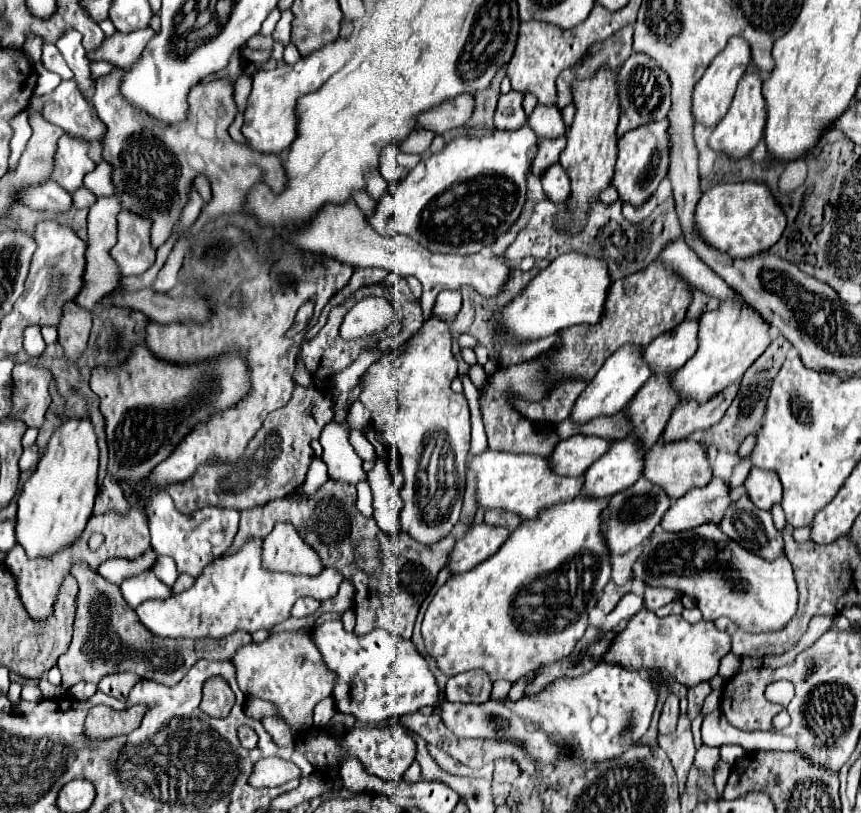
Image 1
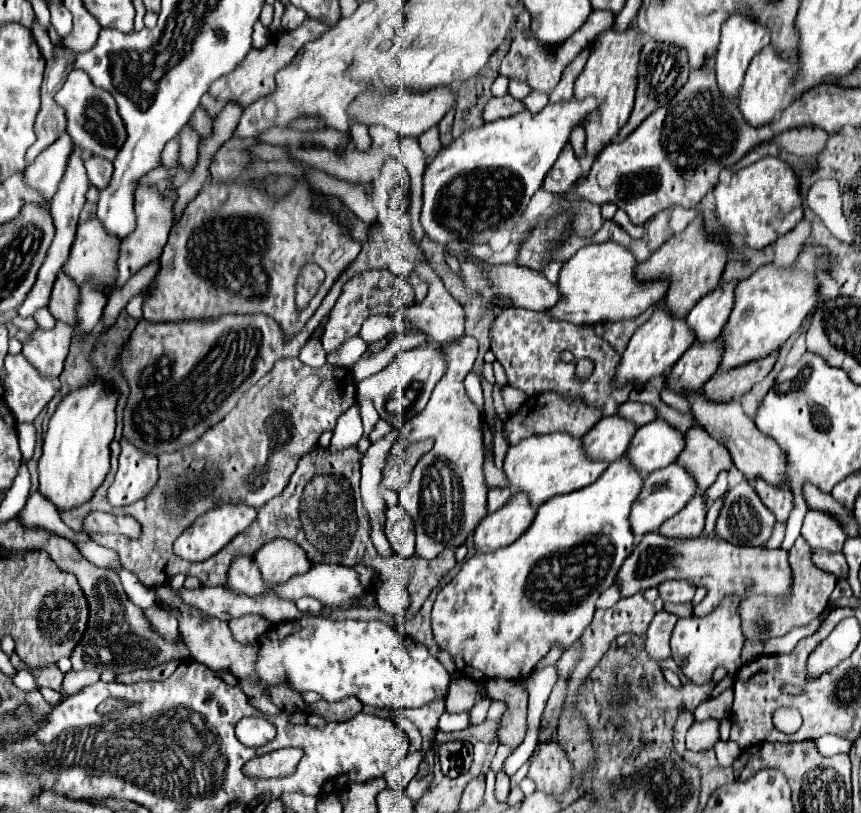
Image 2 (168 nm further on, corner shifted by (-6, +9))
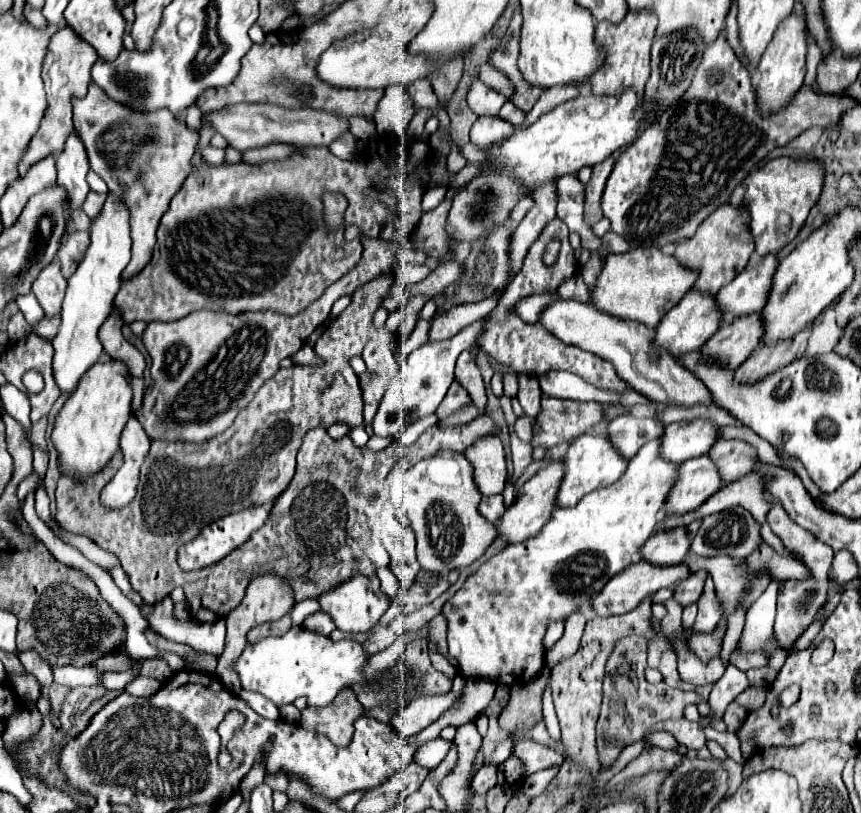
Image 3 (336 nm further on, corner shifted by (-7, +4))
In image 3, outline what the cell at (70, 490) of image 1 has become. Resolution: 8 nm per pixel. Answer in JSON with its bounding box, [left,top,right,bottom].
[52,361,132,479]

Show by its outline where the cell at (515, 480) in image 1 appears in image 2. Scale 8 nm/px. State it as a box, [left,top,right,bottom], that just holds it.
[503,432,607,506]

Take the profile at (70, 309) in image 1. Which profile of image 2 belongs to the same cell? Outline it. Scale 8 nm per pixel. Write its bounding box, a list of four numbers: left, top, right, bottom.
[47,272,79,328]

